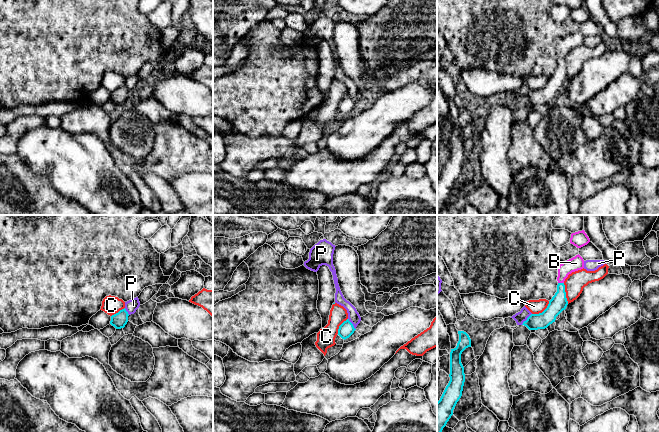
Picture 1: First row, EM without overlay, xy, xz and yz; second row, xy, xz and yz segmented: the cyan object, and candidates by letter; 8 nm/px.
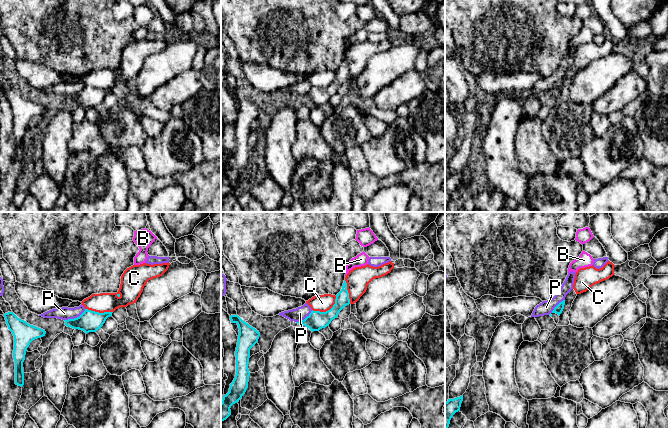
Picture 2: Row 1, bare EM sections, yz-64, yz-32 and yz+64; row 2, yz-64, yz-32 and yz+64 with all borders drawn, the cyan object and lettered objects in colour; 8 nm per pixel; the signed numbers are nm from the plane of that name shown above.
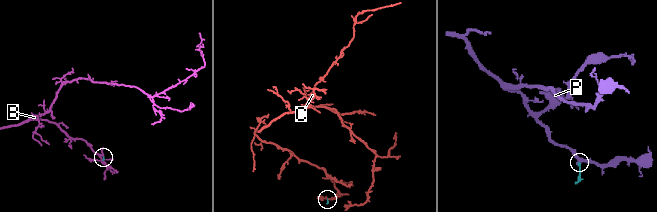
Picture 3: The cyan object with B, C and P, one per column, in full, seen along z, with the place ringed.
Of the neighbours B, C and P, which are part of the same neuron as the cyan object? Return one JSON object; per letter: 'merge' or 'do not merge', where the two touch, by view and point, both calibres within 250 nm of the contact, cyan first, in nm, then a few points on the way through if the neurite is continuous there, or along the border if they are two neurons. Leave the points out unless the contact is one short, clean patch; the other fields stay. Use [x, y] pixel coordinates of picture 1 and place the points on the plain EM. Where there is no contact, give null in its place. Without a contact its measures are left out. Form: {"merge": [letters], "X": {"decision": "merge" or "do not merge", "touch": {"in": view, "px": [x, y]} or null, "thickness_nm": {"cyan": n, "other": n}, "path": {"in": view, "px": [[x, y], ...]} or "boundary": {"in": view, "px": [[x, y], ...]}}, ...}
{"merge": ["B"], "B": {"decision": "merge", "touch": {"in": "yz", "px": [561, 59]}, "thickness_nm": {"cyan": 140, "other": 120}, "path": {"in": "yz", "px": [[558, 79], [561, 70], [561, 59], [561, 52], [576, 39]]}}, "C": {"decision": "do not merge", "touch": {"in": "yz", "px": [543, 87]}, "thickness_nm": {"cyan": 140, "other": 110}, "boundary": {"in": "yz", "px": [[549, 77], [548, 81], [541, 88], [532, 90]]}}, "P": {"decision": "do not merge", "touch": {"in": "yz", "px": [527, 95]}, "thickness_nm": {"cyan": 130, "other": 90}}}

